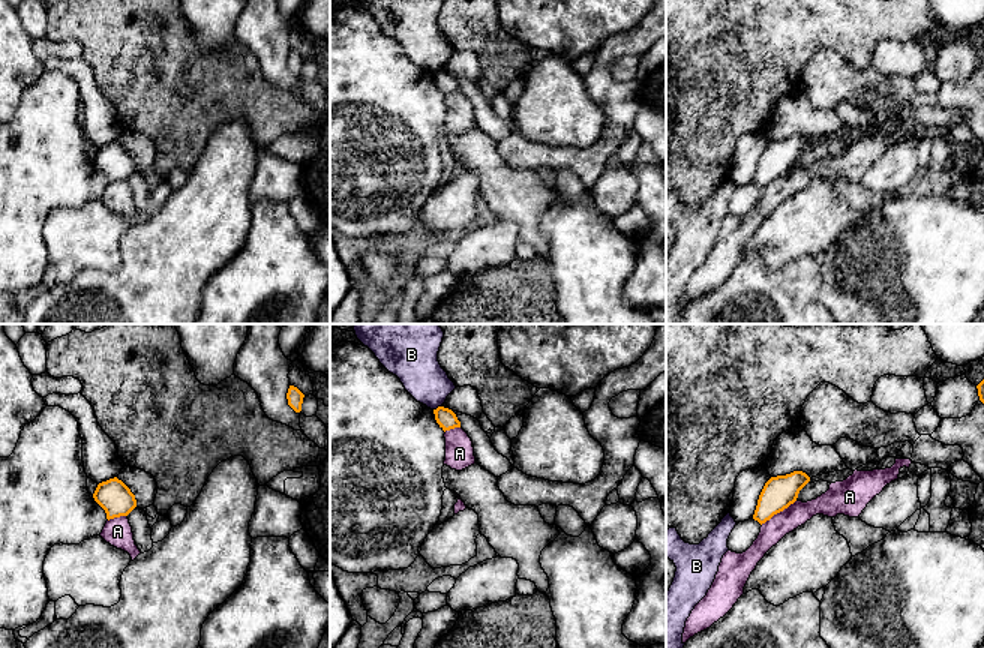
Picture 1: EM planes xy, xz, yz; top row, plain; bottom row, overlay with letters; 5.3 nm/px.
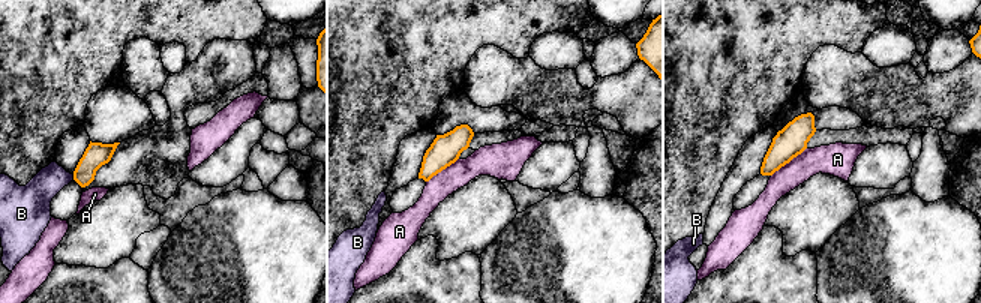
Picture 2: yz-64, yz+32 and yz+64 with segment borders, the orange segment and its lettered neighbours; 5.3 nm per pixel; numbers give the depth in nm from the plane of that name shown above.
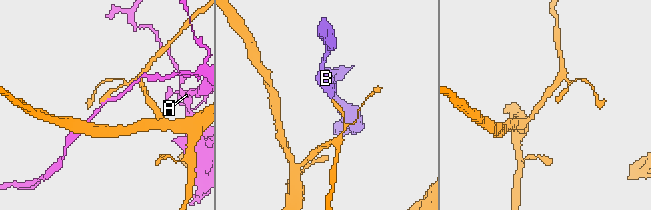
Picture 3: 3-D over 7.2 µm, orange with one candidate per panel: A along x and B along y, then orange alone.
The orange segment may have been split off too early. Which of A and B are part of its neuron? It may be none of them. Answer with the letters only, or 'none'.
none

